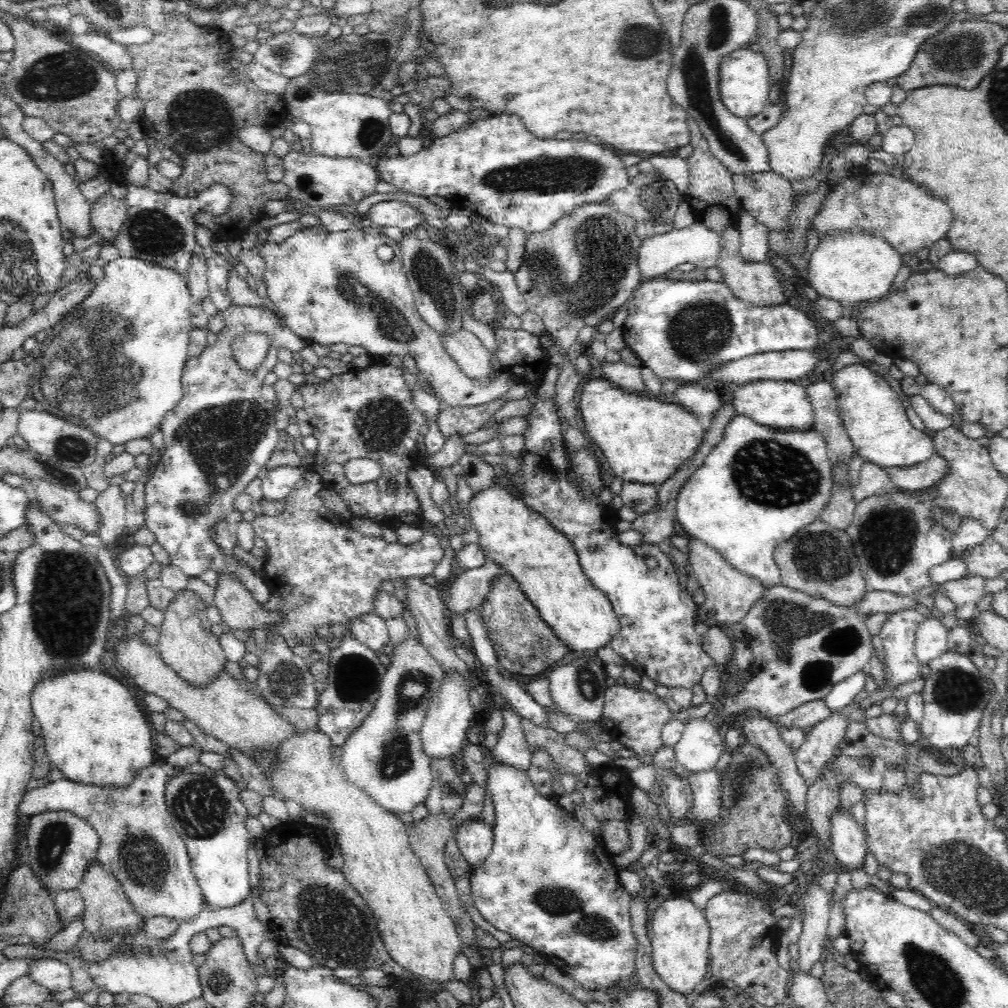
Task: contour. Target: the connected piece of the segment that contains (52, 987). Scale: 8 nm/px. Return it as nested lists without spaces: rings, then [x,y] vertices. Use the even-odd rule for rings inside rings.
[[[56,958],[34,960],[26,976],[52,993],[64,992],[71,988],[72,972],[64,962]]]

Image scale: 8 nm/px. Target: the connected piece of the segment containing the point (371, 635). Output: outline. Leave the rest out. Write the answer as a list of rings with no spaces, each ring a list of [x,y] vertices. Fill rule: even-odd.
[[[374,613],[355,619],[348,630],[349,637],[376,652],[382,652],[382,648],[389,641],[386,620]]]

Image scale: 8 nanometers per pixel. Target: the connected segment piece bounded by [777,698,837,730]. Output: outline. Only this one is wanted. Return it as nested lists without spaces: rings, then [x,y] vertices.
[[[814,699],[802,706],[797,706],[794,710],[788,711],[786,714],[778,716],[779,726],[786,728],[802,728],[809,729],[813,725],[818,724],[821,720],[827,719],[837,710],[828,710],[827,701],[822,699]]]

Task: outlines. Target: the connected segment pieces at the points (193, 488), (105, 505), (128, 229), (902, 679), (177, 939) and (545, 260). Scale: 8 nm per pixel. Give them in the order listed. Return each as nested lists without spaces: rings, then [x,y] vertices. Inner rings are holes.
[[[232,304],[221,314],[224,326],[217,333],[217,340],[212,346],[208,344],[202,354],[186,361],[181,378],[181,401],[161,422],[165,447],[154,474],[145,484],[145,524],[168,553],[170,564],[179,572],[188,578],[199,577],[206,569],[215,570],[219,576],[229,574],[248,589],[261,606],[271,596],[268,585],[250,566],[243,567],[233,558],[234,554],[222,549],[213,538],[217,527],[212,533],[212,524],[226,518],[234,508],[234,498],[257,479],[258,471],[277,448],[279,430],[274,423],[278,416],[272,403],[261,393],[262,382],[273,370],[279,348],[298,352],[306,342],[281,328],[273,311],[266,307]],[[247,331],[264,331],[272,341],[264,364],[254,374],[241,372],[231,358],[231,340]]]
[[[109,486],[104,492],[100,492],[96,501],[93,503],[96,507],[96,513],[99,514],[100,524],[98,524],[98,532],[102,541],[102,547],[107,549],[109,545],[113,545],[116,538],[126,533],[126,502],[125,493],[121,490],[121,486]]]
[[[108,153],[106,162],[100,170],[108,174],[112,181],[126,183],[128,194],[124,201],[127,204],[127,219],[122,223],[113,245],[124,258],[140,258],[146,262],[156,262],[172,267],[182,274],[186,273],[193,260],[194,247],[198,245],[194,230],[198,227],[196,214],[200,211],[208,212],[212,216],[222,215],[231,202],[230,188],[214,184],[197,198],[179,197],[171,192],[155,192],[147,186],[136,185],[124,178],[122,167],[116,163],[113,154]]]
[[[916,609],[900,610],[888,615],[879,635],[886,648],[886,674],[892,688],[920,678],[923,665],[915,653],[915,635],[926,618]]]
[[[250,894],[248,900],[234,908],[218,910],[203,908],[202,912],[196,914],[194,918],[183,919],[176,932],[167,939],[154,938],[149,936],[145,929],[142,929],[136,936],[130,934],[130,936],[110,940],[121,942],[123,945],[108,960],[88,966],[87,971],[94,981],[94,988],[100,989],[100,992],[116,995],[119,993],[146,995],[166,1006],[178,1006],[178,1004],[202,998],[198,966],[192,964],[193,953],[190,948],[190,940],[194,934],[206,932],[208,928],[219,928],[219,926],[230,926],[236,930],[249,965],[257,971],[262,971],[265,960],[262,960],[258,948],[264,942],[265,927],[256,917]]]
[[[609,202],[600,205],[582,205],[562,217],[552,228],[544,233],[534,233],[527,236],[524,262],[522,268],[514,274],[519,291],[527,304],[527,310],[542,317],[546,334],[551,334],[554,344],[548,348],[549,358],[554,366],[559,368],[559,375],[555,385],[558,410],[561,418],[565,418],[567,429],[562,432],[569,453],[580,448],[590,448],[589,437],[576,425],[578,412],[578,398],[576,391],[580,390],[583,374],[578,373],[576,367],[568,360],[568,350],[572,348],[578,331],[583,326],[595,327],[608,319],[612,312],[617,312],[633,295],[633,291],[643,282],[638,268],[638,248],[643,241],[636,234],[636,221],[620,212]]]

